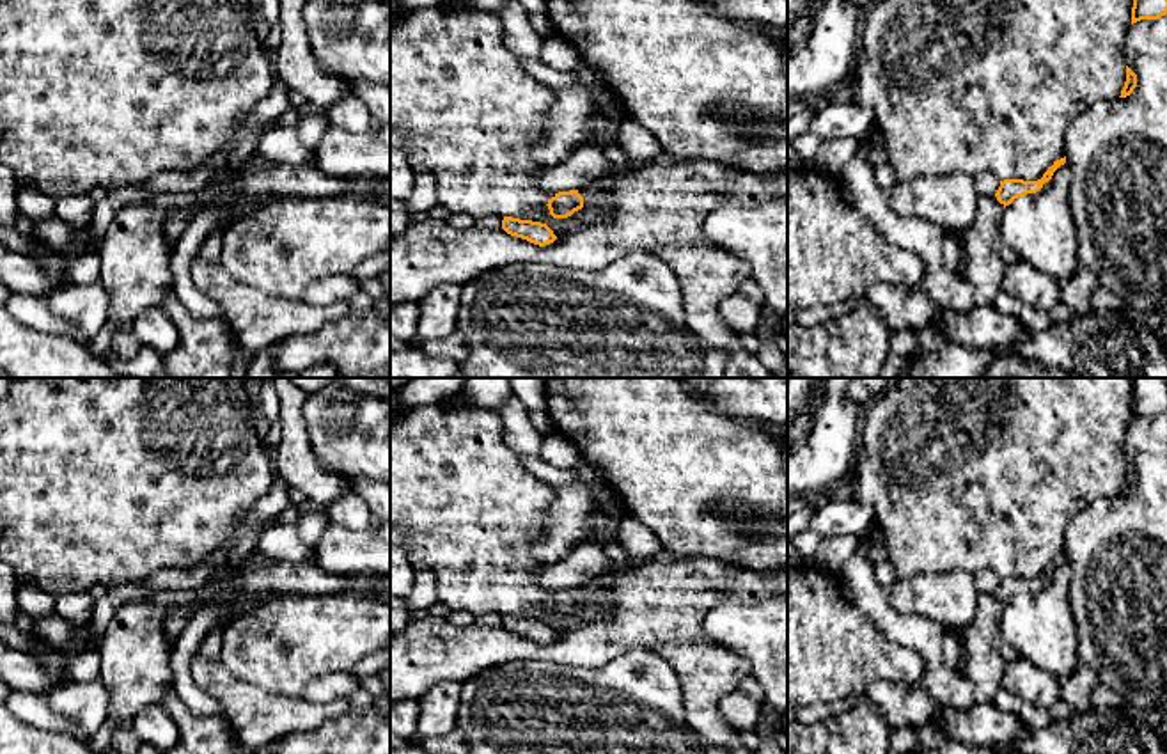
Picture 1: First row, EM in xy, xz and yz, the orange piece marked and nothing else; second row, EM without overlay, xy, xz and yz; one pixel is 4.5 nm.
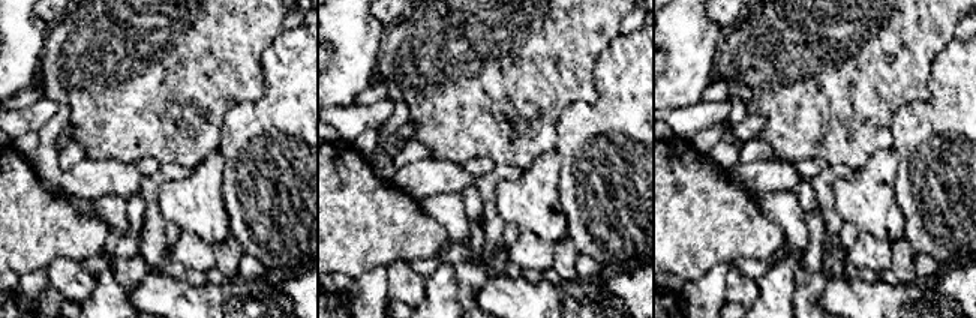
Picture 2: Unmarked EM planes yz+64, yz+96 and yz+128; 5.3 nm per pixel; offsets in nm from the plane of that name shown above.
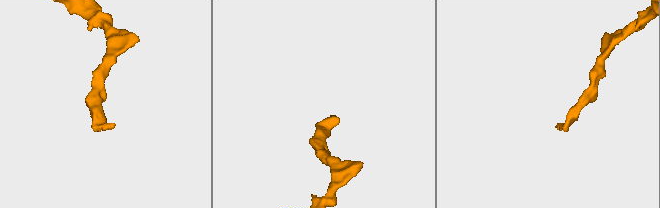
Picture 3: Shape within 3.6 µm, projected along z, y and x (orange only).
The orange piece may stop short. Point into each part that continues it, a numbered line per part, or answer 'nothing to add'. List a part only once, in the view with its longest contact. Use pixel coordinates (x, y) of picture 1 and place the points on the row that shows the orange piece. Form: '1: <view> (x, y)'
1: yz (985, 270)

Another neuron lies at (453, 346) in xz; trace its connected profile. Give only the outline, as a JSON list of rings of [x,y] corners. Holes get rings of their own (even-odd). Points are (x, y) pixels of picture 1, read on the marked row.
[[[458,332],[443,339],[417,341],[417,344],[429,357],[449,357],[458,362],[465,358],[465,341]]]

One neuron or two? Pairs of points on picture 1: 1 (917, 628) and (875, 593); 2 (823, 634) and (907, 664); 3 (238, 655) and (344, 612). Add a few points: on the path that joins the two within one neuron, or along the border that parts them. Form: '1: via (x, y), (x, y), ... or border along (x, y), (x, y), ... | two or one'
1: via (905, 628), (900, 628), (877, 605) | one
2: via (845, 653), (885, 660) | one
3: via (265, 644), (282, 644), (300, 636), (318, 634) | one

